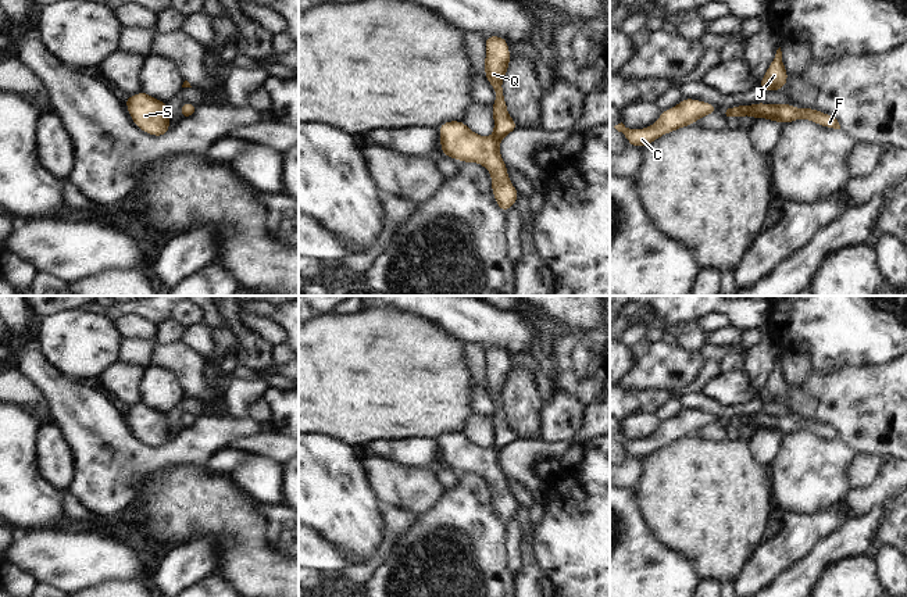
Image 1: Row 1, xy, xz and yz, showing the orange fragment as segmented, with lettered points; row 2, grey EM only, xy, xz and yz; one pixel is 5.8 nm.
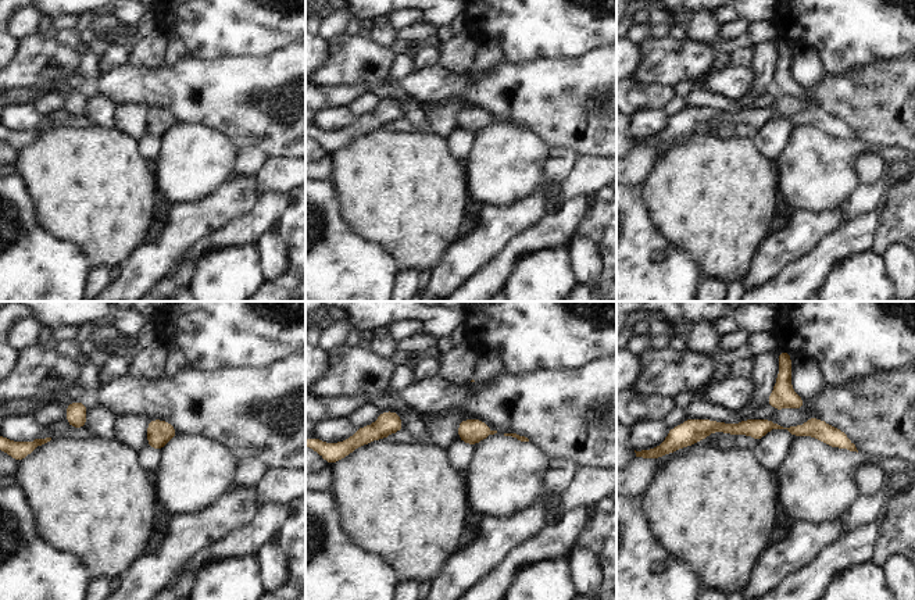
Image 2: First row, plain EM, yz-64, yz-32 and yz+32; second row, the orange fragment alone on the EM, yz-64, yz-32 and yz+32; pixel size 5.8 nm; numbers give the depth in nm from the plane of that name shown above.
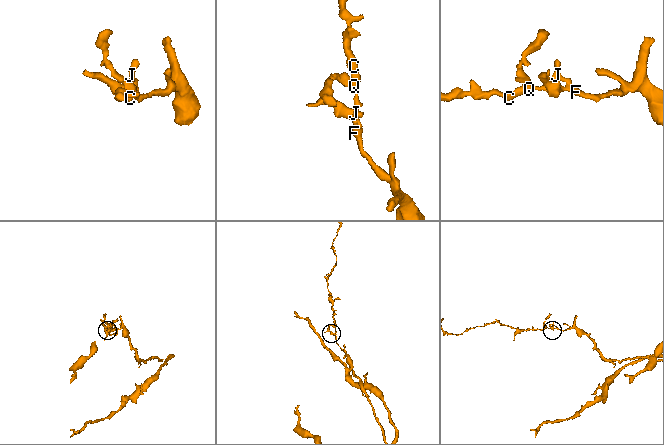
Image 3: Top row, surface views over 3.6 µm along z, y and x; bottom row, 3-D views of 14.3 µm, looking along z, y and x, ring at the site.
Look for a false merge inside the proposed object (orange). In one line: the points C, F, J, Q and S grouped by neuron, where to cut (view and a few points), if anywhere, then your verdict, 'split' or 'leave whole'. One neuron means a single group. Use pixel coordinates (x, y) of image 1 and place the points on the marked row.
C F J Q S; no cut; leave whole

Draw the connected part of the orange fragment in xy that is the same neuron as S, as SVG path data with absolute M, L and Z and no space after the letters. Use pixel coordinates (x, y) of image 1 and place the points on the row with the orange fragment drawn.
M146 92L125 97L126 108L135 125L151 136L169 132L169 107Z

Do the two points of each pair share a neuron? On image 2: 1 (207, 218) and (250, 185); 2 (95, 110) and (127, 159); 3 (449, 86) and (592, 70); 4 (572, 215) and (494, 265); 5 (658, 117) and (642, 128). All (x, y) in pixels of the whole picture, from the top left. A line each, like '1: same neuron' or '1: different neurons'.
1: same neuron
2: different neurons
3: same neuron
4: same neuron
5: same neuron

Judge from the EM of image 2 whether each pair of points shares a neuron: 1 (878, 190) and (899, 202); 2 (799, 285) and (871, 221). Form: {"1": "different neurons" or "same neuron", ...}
{"1": "different neurons", "2": "same neuron"}

